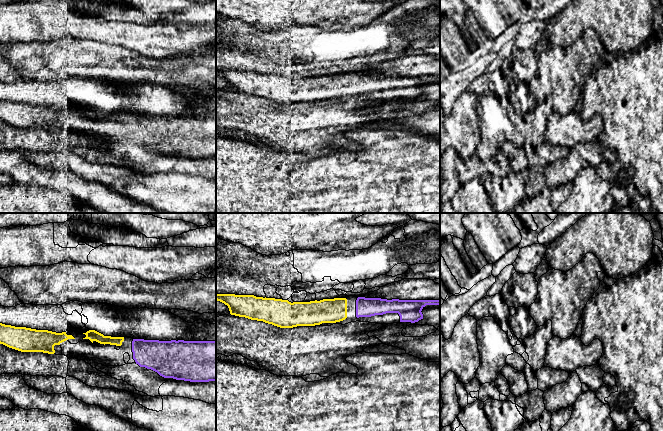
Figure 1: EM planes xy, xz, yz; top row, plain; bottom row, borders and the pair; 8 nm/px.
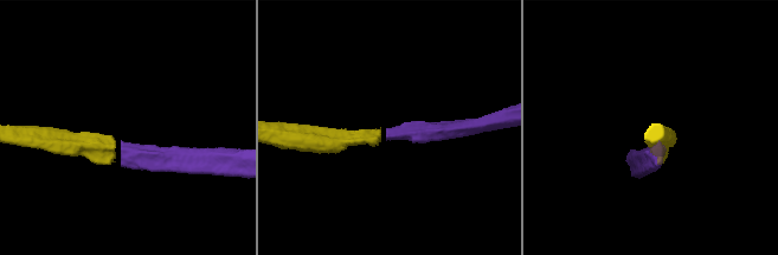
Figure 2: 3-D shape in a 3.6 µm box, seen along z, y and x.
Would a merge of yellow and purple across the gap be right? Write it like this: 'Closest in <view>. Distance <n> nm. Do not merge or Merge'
Closest in xy. Distance 70 nm. Merge

